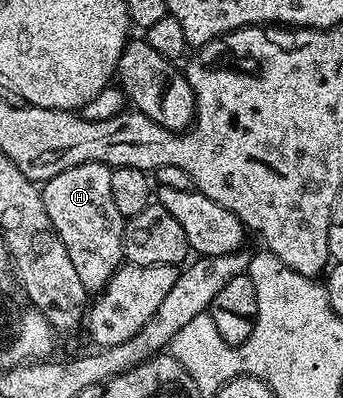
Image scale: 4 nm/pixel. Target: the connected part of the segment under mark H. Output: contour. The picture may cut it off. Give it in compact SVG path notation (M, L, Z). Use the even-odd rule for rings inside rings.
M85 162L52 176L41 187L48 220L52 220L60 240L64 240L64 248L68 248L68 256L80 276L80 284L84 284L87 292L103 290L107 280L124 262L124 219L112 201L110 172L111 167L102 162Z

